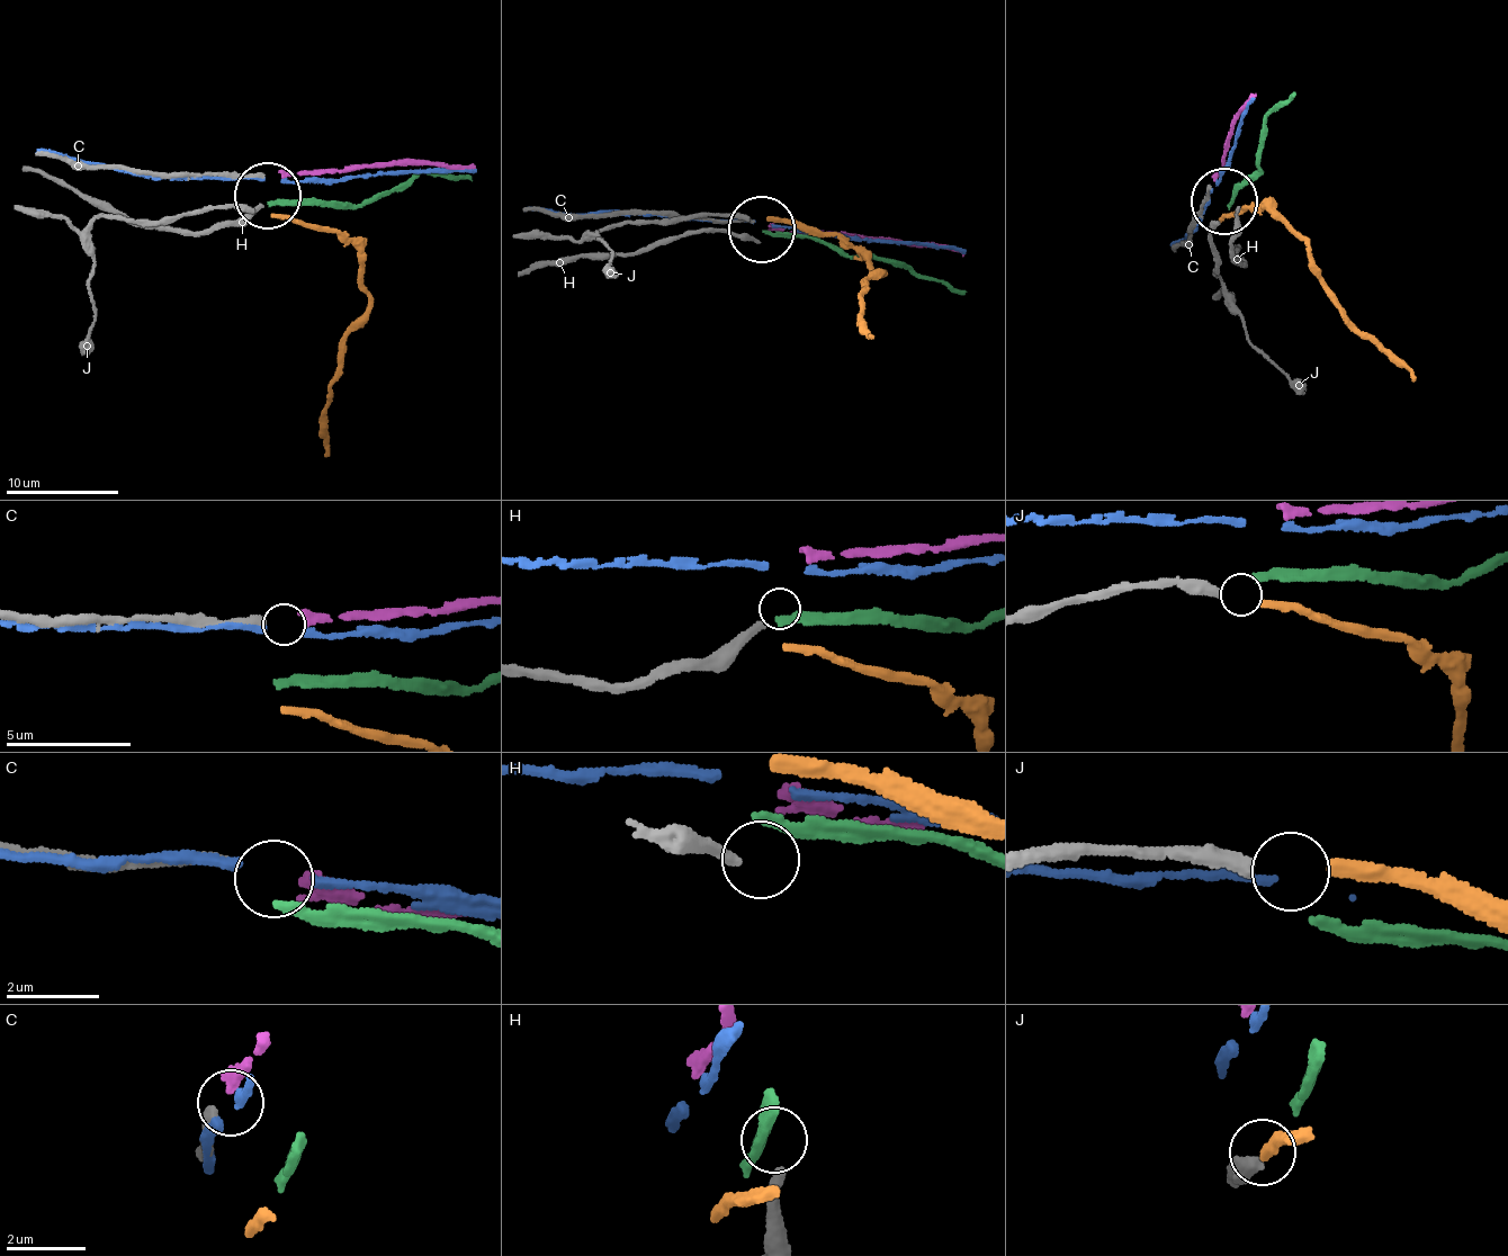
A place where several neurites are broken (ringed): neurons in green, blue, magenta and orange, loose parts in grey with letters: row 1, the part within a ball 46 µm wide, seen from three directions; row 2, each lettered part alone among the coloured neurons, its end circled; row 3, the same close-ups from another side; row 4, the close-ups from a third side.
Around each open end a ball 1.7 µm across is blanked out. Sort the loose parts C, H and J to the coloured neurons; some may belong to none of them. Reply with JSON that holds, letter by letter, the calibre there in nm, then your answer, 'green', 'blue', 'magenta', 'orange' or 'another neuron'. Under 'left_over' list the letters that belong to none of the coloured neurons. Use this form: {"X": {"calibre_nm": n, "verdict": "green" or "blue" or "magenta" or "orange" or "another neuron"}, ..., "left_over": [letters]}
{"C": {"calibre_nm": 220, "verdict": "magenta"}, "H": {"calibre_nm": 280, "verdict": "another neuron"}, "J": {"calibre_nm": 380, "verdict": "orange"}, "left_over": ["H"]}

